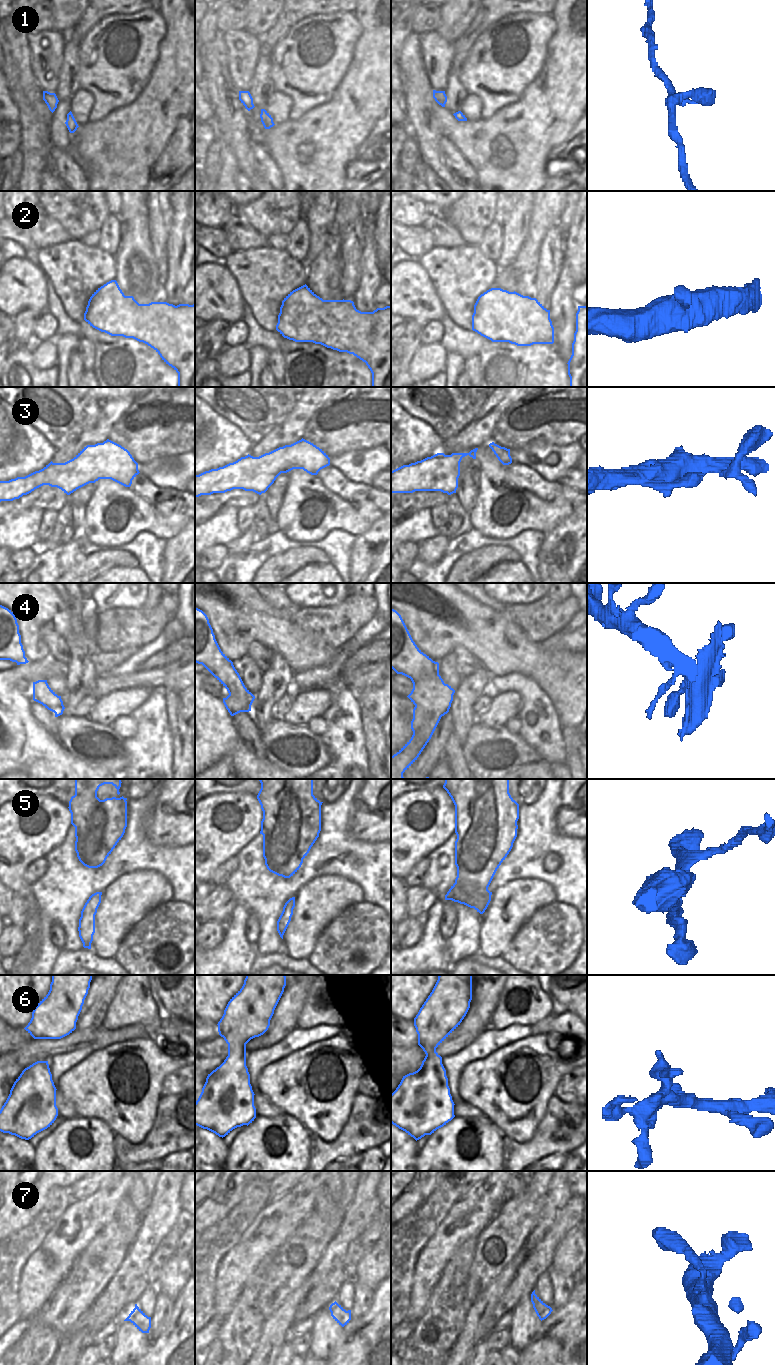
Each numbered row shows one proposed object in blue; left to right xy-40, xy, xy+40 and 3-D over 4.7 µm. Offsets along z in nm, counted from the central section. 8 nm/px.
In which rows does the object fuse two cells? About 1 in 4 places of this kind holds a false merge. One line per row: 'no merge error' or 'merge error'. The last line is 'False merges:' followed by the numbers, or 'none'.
1: no merge error
2: no merge error
3: no merge error
4: merge error
5: merge error
6: no merge error
7: no merge error
False merges: 4, 5

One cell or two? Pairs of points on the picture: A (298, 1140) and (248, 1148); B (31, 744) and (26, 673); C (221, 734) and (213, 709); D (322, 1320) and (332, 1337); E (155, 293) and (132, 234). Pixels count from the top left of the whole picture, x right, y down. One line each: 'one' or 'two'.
A: one
B: one
C: one
D: one
E: one

